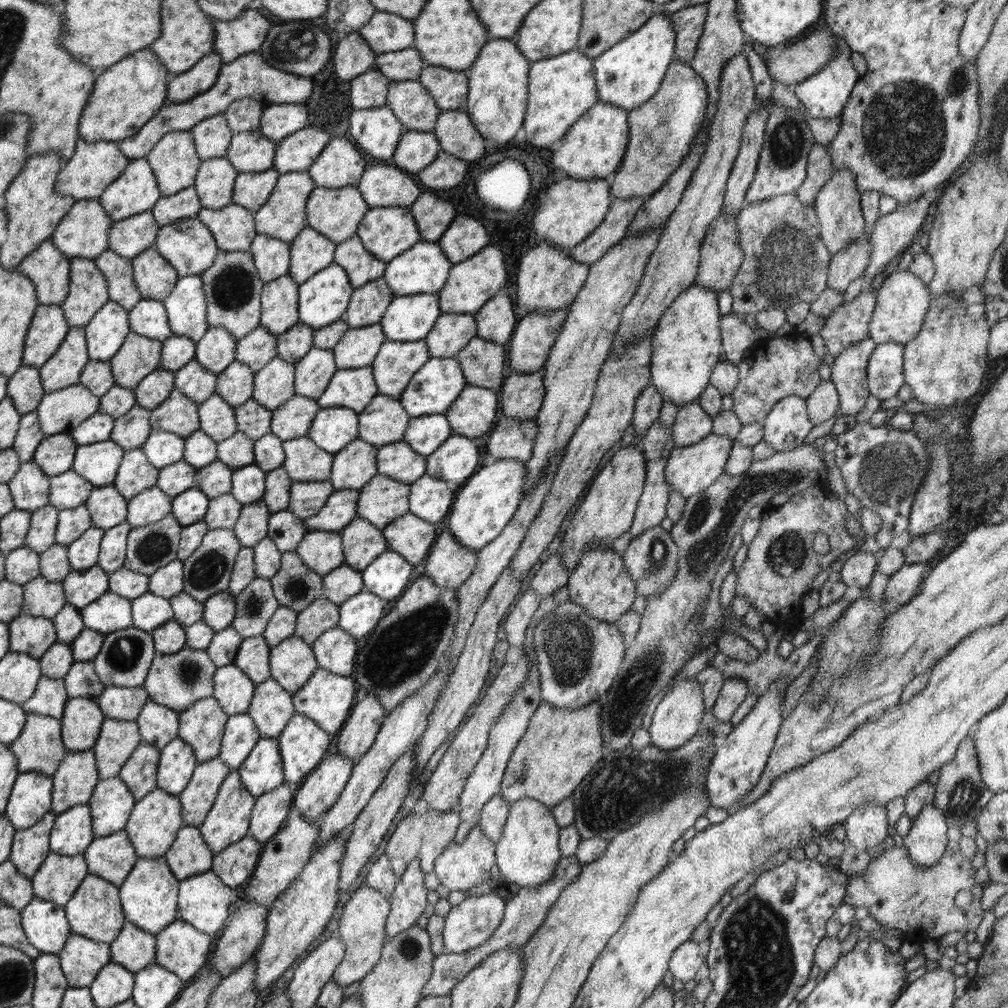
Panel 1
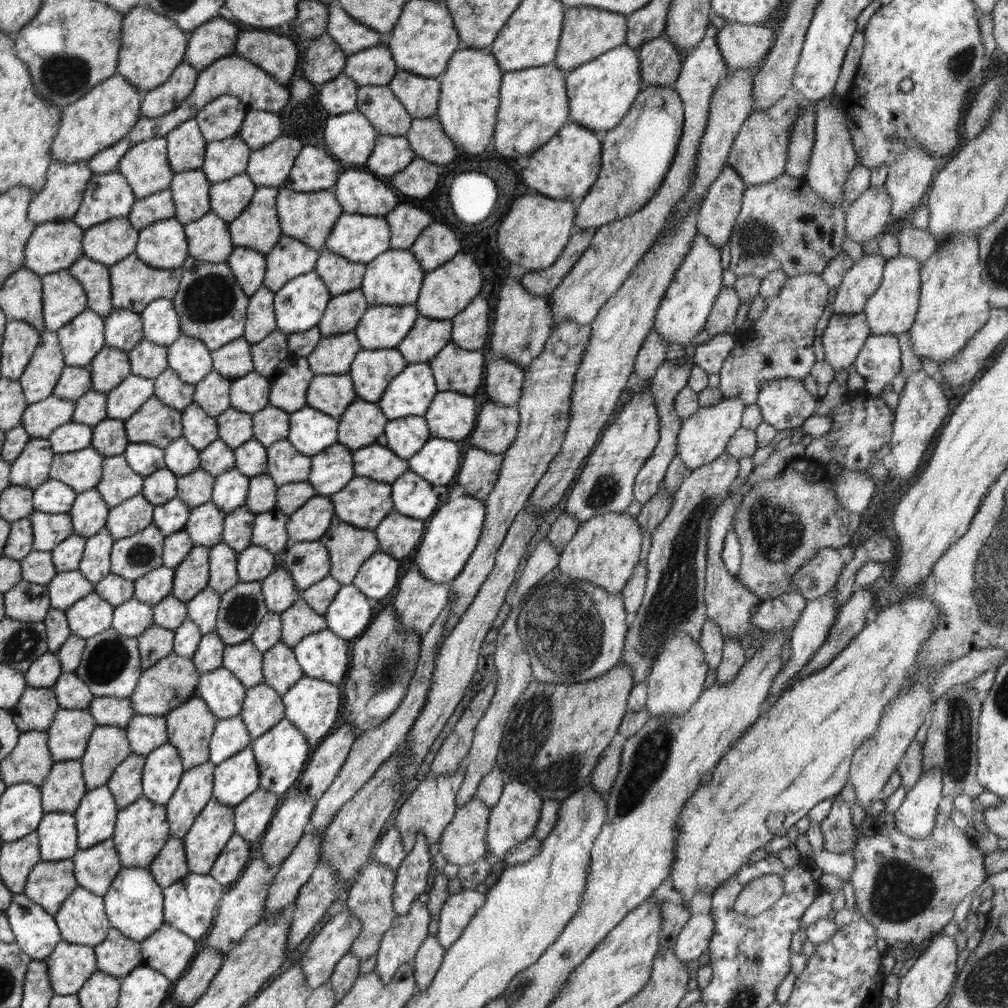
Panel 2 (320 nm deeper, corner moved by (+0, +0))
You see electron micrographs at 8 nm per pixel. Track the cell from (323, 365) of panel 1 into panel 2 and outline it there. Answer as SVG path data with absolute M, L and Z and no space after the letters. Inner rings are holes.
M286 357L278 366L278 370L270 377L269 403L287 413L293 413L306 406L306 393L308 385L316 374L308 366L307 357Z

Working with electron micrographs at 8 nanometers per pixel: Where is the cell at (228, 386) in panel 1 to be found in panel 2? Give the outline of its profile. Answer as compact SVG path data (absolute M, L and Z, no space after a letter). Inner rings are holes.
M215 371L209 372L200 382L195 384L193 402L208 416L217 417L230 404L229 390L231 380Z

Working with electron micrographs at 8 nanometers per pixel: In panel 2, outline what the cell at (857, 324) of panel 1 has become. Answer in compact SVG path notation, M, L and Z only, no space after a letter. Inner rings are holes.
M878 253L867 254L853 263L844 275L834 298L834 313L864 313L866 302L876 292L883 277L886 259Z

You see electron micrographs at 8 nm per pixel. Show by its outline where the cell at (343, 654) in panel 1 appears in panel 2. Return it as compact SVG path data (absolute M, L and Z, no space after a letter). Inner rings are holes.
M320 630L308 634L293 647L305 676L341 686L348 673L348 641L334 632Z

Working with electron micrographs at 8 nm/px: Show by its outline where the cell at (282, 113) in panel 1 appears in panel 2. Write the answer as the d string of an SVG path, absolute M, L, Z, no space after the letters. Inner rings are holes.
M251 109L243 118L239 137L253 152L276 140L282 134L282 126L279 113Z

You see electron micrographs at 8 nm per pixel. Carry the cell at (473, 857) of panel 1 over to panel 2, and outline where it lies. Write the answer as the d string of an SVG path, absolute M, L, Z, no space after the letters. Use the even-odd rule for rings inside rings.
M475 796L455 810L454 818L448 823L441 836L440 851L447 863L464 866L484 859L490 852L487 843L487 826L491 810Z

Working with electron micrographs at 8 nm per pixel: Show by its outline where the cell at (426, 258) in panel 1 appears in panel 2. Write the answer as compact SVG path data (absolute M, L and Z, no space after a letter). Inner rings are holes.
M388 249L379 254L374 260L365 263L365 273L361 290L366 297L366 303L372 306L388 304L390 306L404 306L415 304L422 288L422 279L426 270L422 270L420 263L414 258L409 249Z

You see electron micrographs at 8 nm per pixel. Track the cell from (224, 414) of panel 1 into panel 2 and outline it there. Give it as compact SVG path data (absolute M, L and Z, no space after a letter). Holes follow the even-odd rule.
M195 402L189 404L181 416L183 437L198 451L218 439L218 422L208 416Z

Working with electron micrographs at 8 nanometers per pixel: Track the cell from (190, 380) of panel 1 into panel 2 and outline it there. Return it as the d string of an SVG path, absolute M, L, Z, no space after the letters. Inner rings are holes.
M167 368L154 380L154 396L157 396L166 406L183 411L193 403L195 385L182 382L176 372Z

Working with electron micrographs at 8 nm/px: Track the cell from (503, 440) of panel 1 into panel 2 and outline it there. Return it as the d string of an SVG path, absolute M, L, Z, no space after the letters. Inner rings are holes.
M471 447L464 454L456 483L464 488L465 494L485 501L499 477L502 461L503 452L494 454Z

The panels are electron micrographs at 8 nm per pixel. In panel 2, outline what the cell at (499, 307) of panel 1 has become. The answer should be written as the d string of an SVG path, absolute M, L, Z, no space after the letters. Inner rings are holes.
M476 296L452 321L451 341L464 350L480 351L490 338L490 304Z

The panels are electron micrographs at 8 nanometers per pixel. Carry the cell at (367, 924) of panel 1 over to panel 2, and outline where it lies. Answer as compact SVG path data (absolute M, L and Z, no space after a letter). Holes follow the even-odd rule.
M375 860L367 863L349 884L350 891L346 895L346 908L362 923L360 934L354 939L349 952L360 961L365 961L377 953L383 934L394 924L397 917L392 906L394 883L395 872Z

